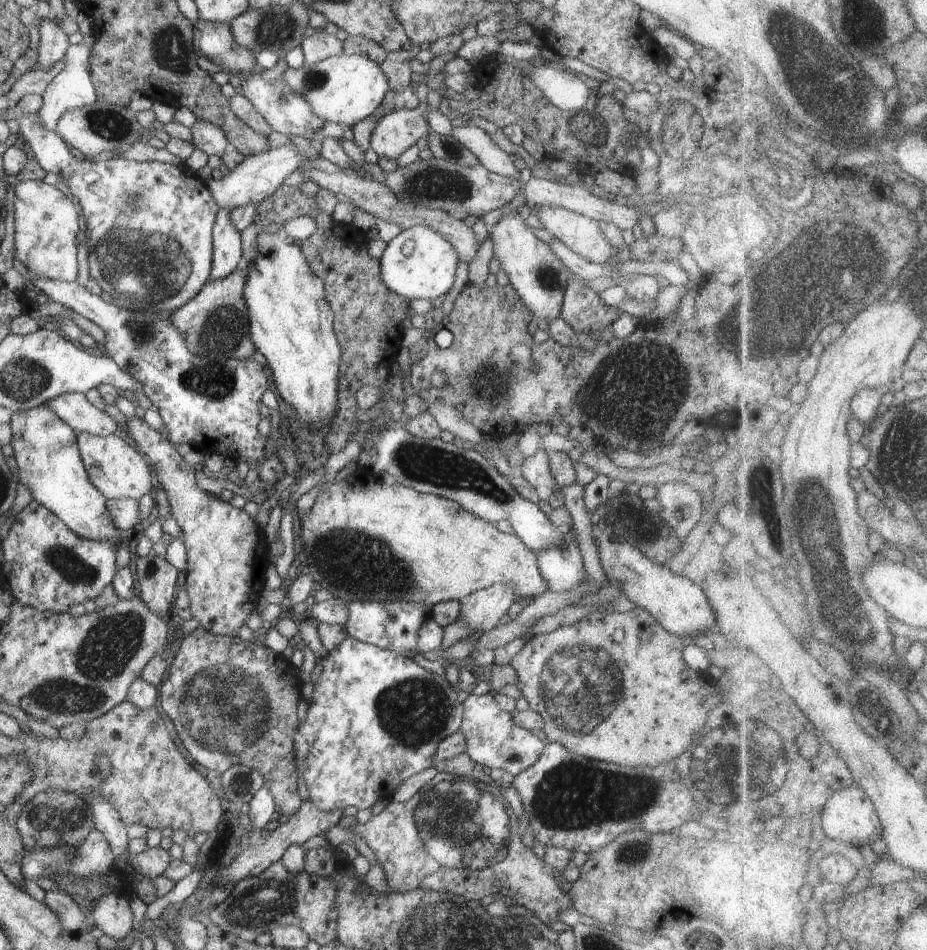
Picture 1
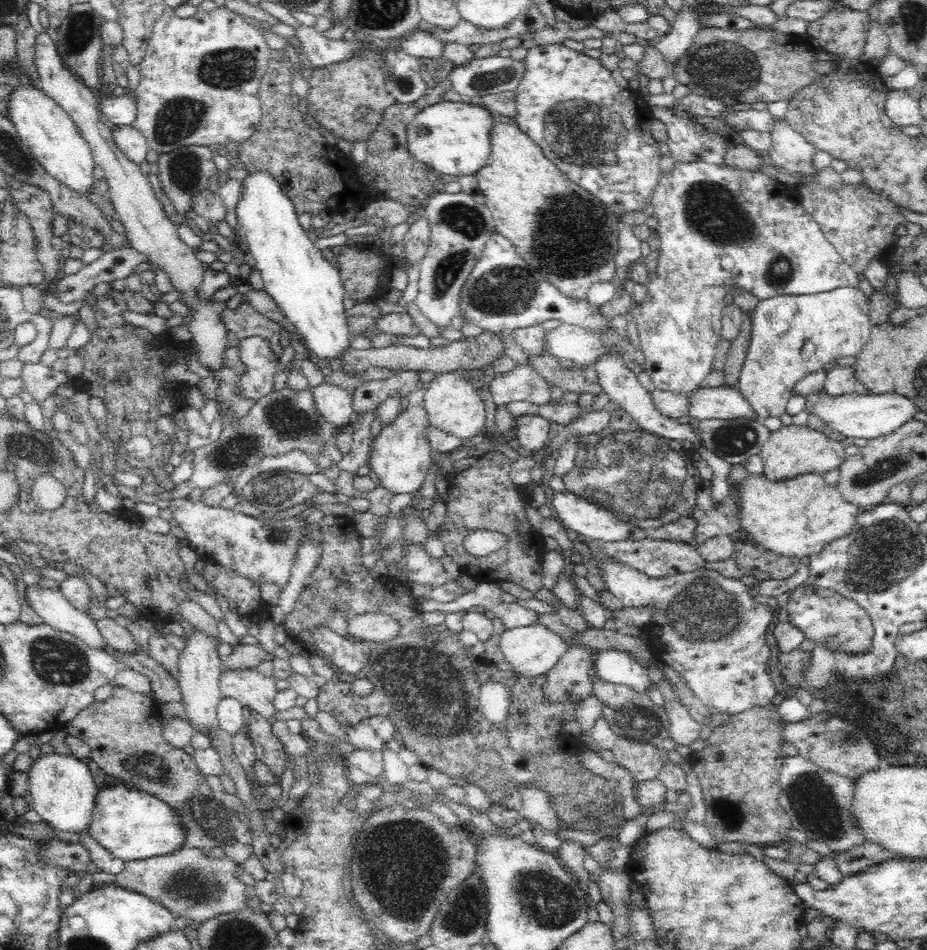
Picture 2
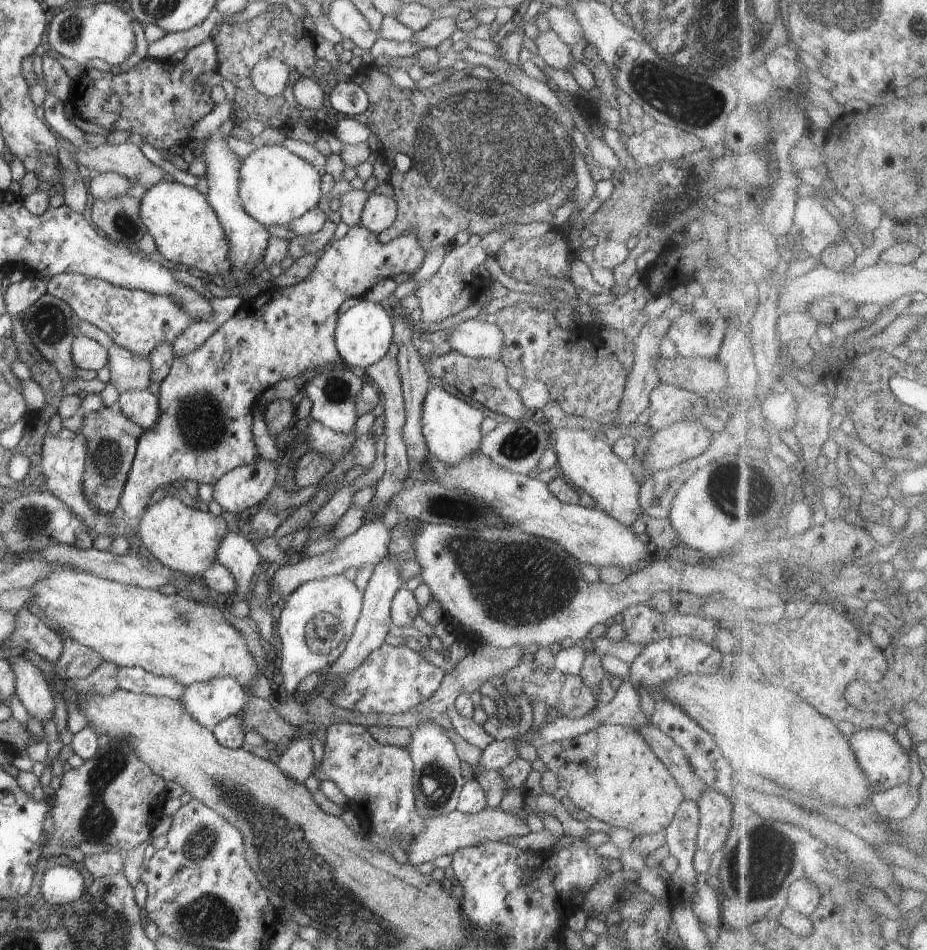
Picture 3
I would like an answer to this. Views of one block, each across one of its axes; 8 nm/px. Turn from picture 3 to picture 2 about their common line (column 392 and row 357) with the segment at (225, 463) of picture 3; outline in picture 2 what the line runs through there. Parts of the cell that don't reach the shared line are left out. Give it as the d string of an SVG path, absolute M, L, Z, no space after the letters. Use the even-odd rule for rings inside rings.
M261 337L246 338L238 344L238 355L245 366L245 372L239 375L238 380L238 388L241 390L241 396L252 398L255 402L257 399L262 398L262 396L272 392L272 379L274 378L274 373L278 370L280 360L276 359L271 348L271 343Z

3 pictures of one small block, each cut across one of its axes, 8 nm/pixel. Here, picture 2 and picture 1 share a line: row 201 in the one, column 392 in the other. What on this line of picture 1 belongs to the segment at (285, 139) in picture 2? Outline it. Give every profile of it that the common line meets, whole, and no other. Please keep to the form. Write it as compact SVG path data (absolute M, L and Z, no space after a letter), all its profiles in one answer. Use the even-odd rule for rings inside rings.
M280 185L273 196L257 206L256 223L266 227L271 222L283 224L301 216L308 216L318 223L316 232L300 248L310 269L324 284L326 301L335 317L333 330L342 348L337 420L328 433L324 430L325 450L334 454L345 447L354 432L382 431L404 422L405 404L396 401L385 387L391 367L403 348L403 321L412 316L410 300L391 292L383 284L380 262L368 254L370 240L367 233L352 224L335 222L330 215L320 211L314 197L302 193L298 187ZM365 385L380 390L382 411L373 419L358 421L355 395Z

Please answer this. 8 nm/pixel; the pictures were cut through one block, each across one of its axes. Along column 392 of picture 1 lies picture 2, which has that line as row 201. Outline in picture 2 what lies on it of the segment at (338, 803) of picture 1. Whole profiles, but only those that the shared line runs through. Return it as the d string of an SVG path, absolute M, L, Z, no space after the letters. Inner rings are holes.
M678 162L669 172L663 172L652 192L652 203L654 207L653 218L658 219L656 231L660 237L659 258L657 268L652 274L653 278L646 287L646 295L643 300L636 303L629 311L629 318L635 324L642 351L646 357L644 370L651 377L655 388L658 390L670 391L673 393L691 393L701 387L702 381L713 369L712 363L715 358L716 344L721 340L721 310L726 306L724 296L726 296L726 286L740 288L752 292L758 300L774 298L779 294L790 295L811 295L828 292L841 287L858 287L860 274L856 273L835 250L834 246L828 242L820 226L808 212L802 209L800 202L793 199L784 186L768 177L762 172L752 172L751 170L740 170L732 168L726 164L713 165L707 162Z

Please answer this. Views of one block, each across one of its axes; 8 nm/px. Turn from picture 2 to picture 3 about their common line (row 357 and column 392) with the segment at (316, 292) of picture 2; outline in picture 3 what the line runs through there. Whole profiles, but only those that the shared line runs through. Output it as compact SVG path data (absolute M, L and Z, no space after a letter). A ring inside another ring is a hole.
M364 298L358 299L352 308L348 308L337 319L335 346L343 363L361 374L367 366L379 362L393 343L394 326L391 310L380 303L368 302Z

